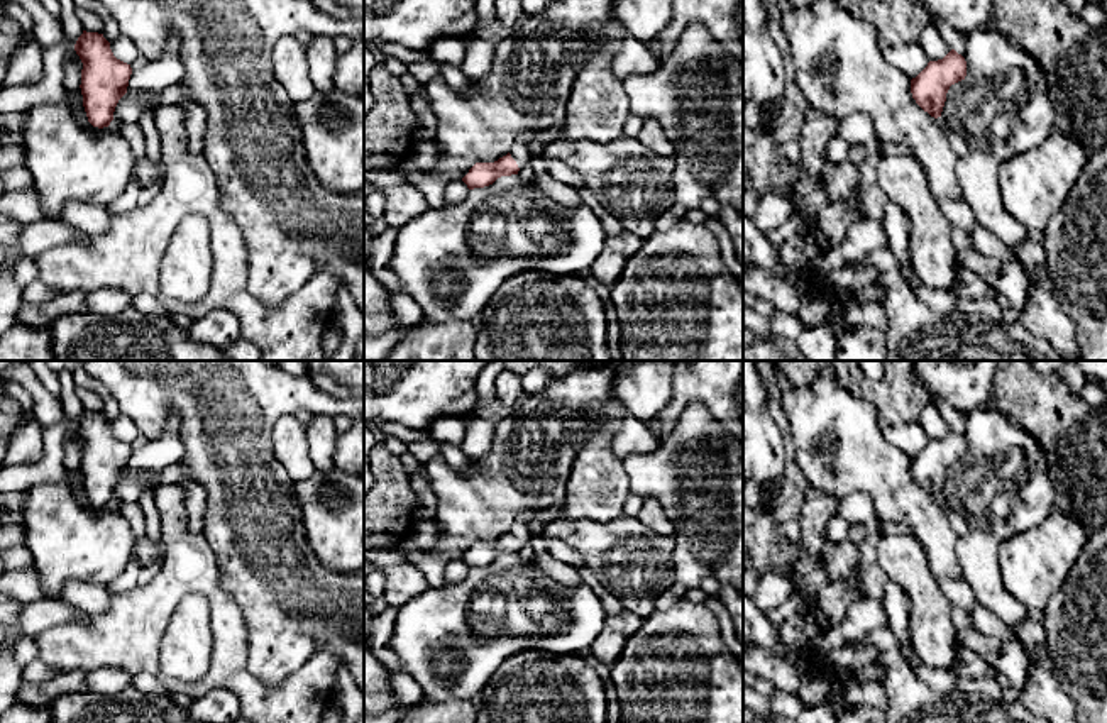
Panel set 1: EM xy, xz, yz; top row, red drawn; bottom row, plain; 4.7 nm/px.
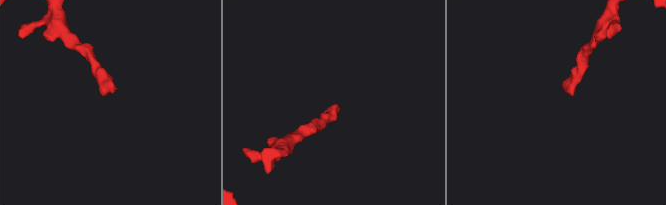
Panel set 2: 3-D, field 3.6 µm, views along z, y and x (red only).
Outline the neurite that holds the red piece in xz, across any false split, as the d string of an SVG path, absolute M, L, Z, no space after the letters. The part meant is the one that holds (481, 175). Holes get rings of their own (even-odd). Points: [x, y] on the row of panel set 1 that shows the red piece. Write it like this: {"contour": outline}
{"contour": "M533 132L521 134L515 139L511 151L494 163L476 163L462 178L469 190L493 185L501 176L518 174L530 164L530 141Z"}

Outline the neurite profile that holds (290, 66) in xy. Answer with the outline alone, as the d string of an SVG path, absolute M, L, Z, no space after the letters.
M295 34L283 36L273 46L273 76L295 102L310 98L317 91L308 75L306 54L308 46Z

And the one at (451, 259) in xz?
M516 174L469 190L462 203L428 207L398 229L391 269L405 293L420 306L423 320L471 320L511 276L521 271L548 271L581 276L598 259L606 232L586 205L574 210L547 198L537 185Z

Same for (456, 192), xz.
M459 179L447 185L443 191L443 200L445 203L455 205L462 203L467 198L467 195L469 195L467 185L462 179Z

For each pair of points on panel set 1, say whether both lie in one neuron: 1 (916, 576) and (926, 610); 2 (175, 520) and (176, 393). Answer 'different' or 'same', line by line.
1: same
2: different

